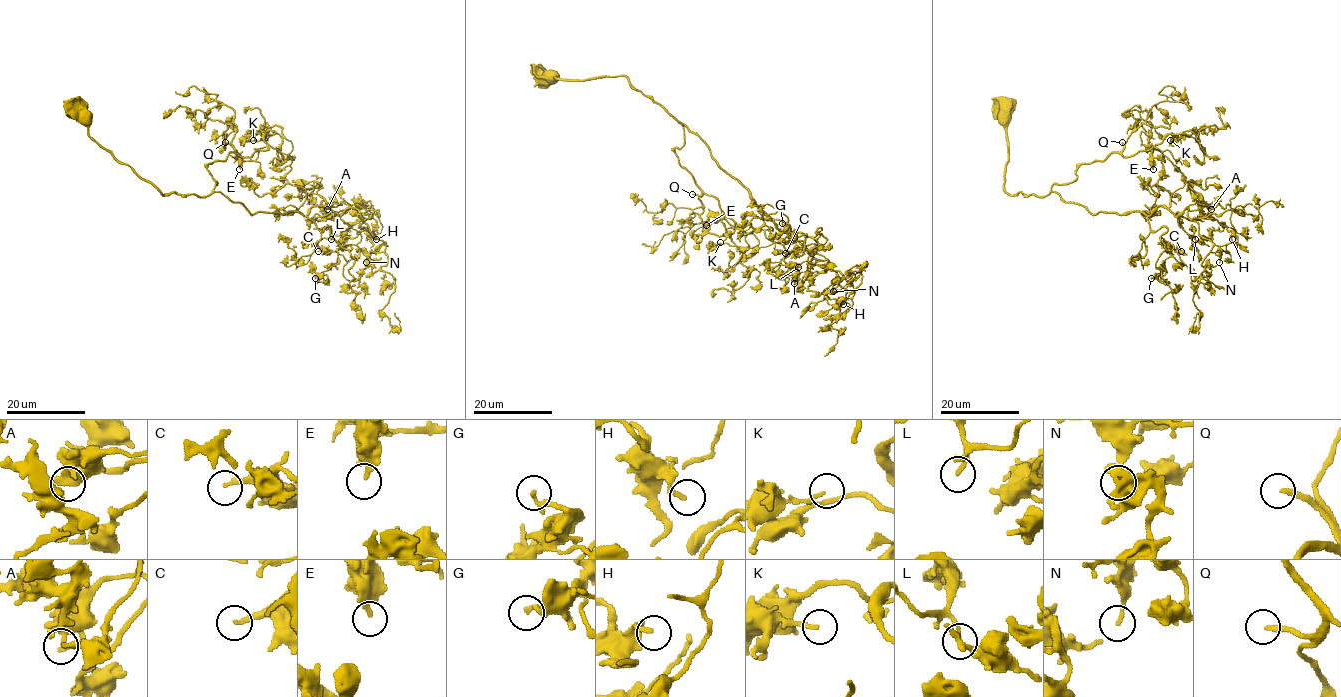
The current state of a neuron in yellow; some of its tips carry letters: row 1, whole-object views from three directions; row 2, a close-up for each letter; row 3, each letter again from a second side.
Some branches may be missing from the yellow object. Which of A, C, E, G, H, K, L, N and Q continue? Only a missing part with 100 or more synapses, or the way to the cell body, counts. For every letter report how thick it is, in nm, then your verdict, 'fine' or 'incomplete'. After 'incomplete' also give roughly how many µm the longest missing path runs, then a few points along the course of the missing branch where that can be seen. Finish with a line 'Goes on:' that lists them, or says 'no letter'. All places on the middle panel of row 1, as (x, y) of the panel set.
A: 240 nm | fine
C: 200 nm | fine
E: 280 nm | fine
G: 150 nm | fine
H: 190 nm | fine
K: 150 nm | fine
L: 160 nm | fine
N: 110 nm | fine
Q: 200 nm | incomplete | 35 µm | (692, 194), (689, 180), (701, 182), (692, 168), (687, 170), (695, 180), (693, 187)
Goes on: Q

